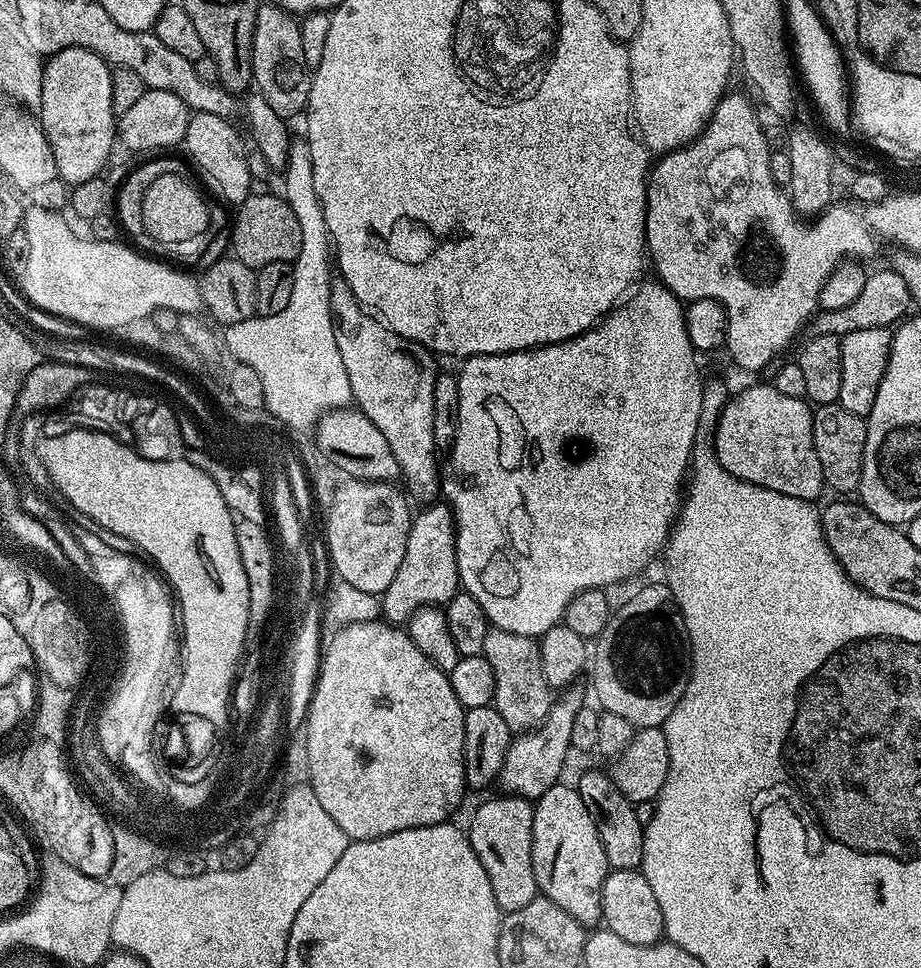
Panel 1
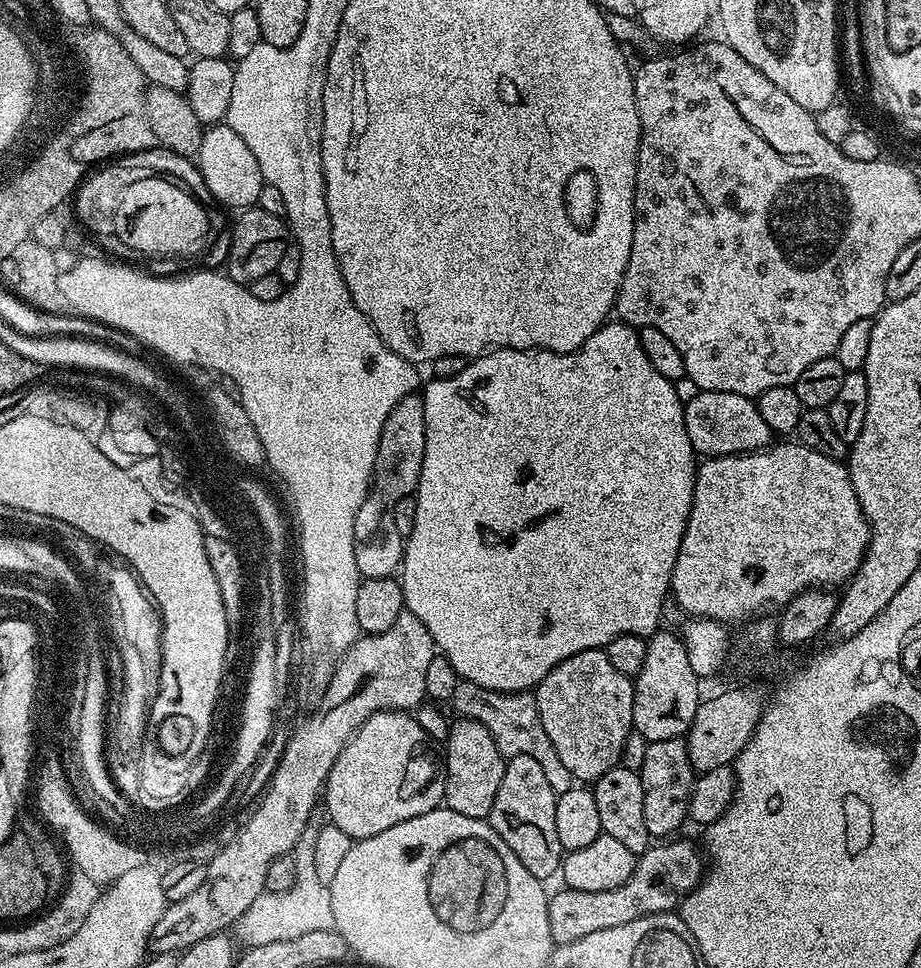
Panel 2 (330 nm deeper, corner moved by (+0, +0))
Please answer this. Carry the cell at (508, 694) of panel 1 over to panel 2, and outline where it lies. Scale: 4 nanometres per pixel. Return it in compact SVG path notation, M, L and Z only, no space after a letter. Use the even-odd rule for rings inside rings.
M461 680L454 690L454 698L451 702L461 717L482 722L482 726L490 730L490 738L494 738L498 750L504 757L534 758L534 762L538 762L538 766L542 766L543 772L546 773L546 782L550 782L550 790L559 794L573 788L574 781L570 770L562 766L562 758L558 758L550 738L546 738L546 730L542 730L540 711L536 705L535 695L531 691L491 692L482 686L474 686L474 682Z

